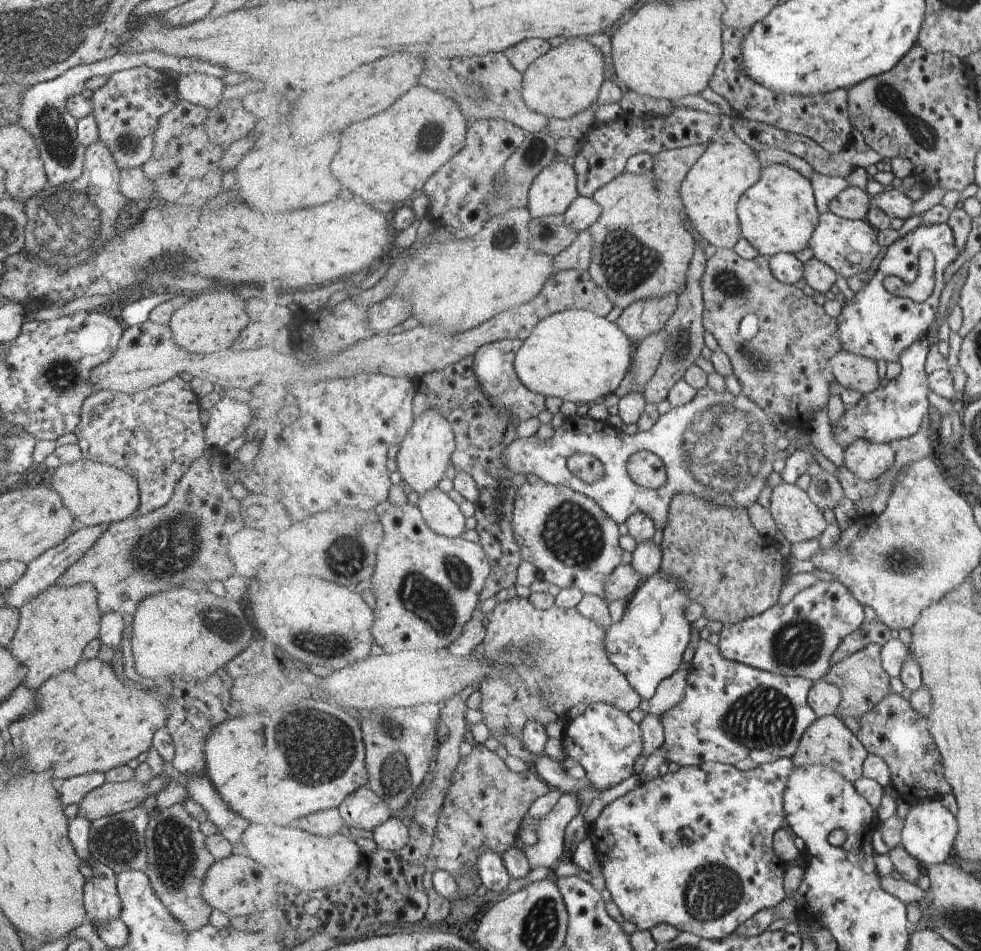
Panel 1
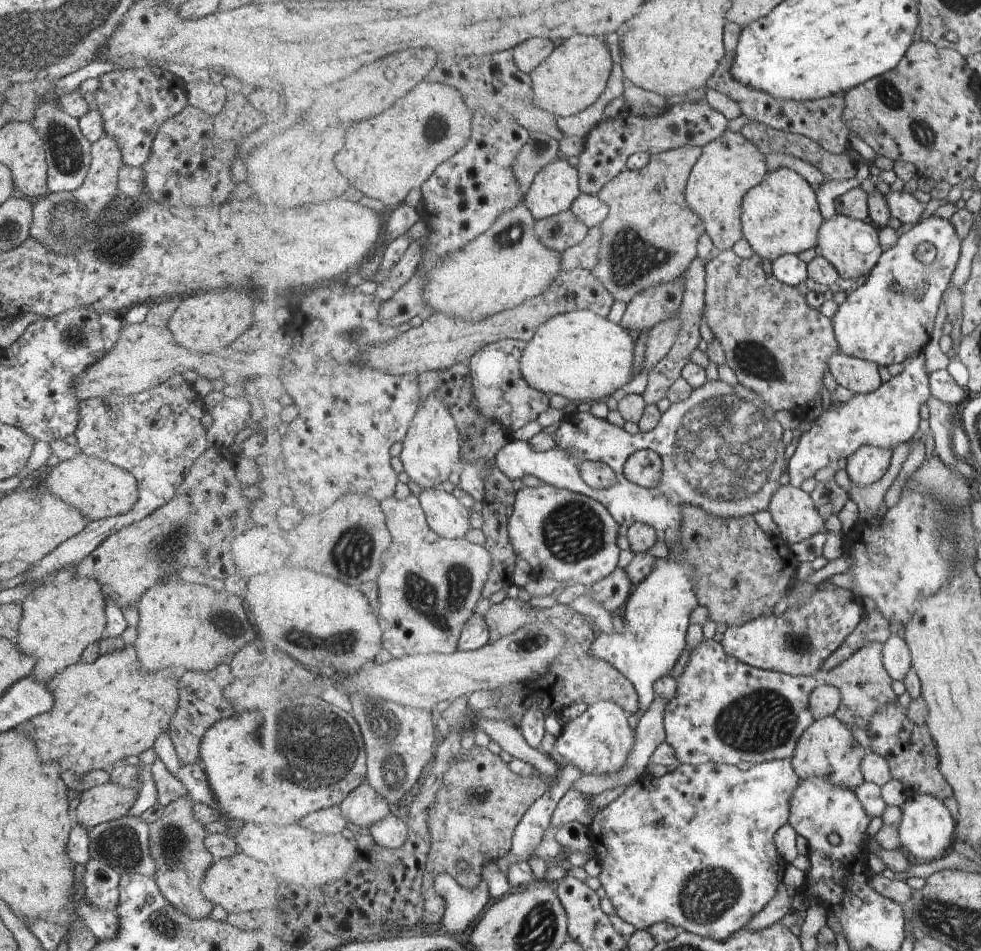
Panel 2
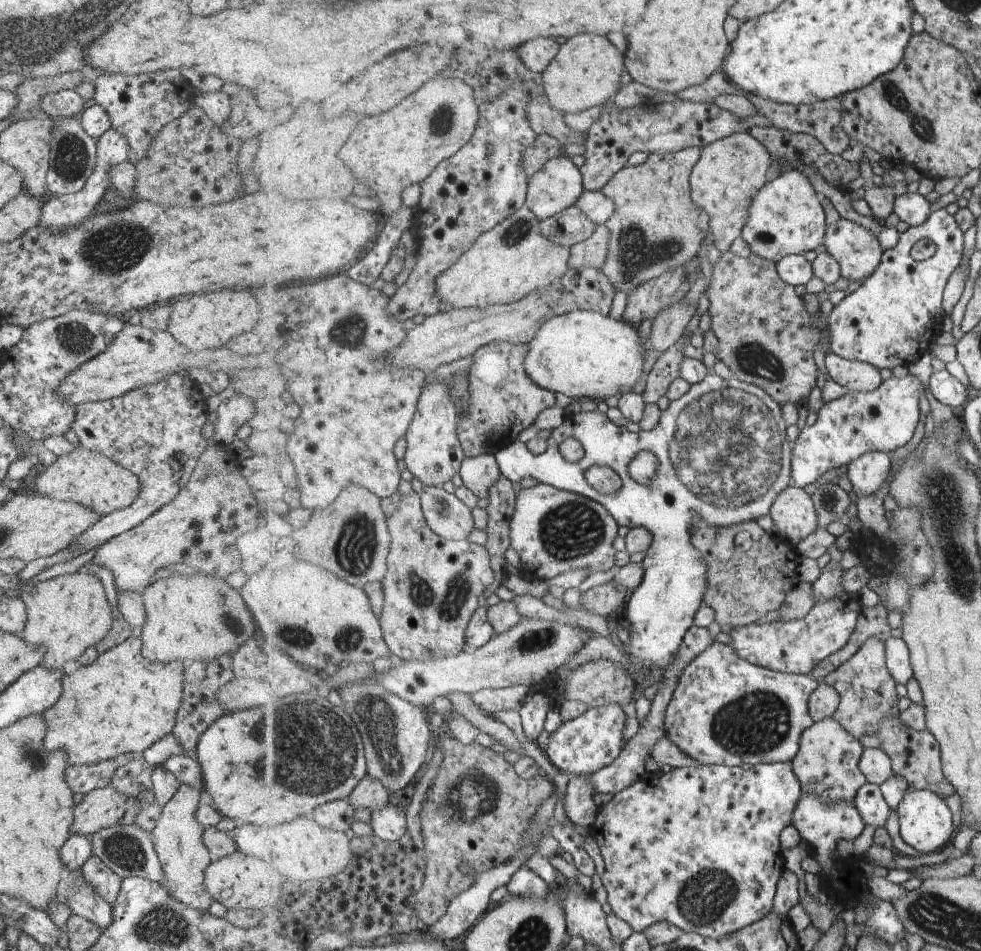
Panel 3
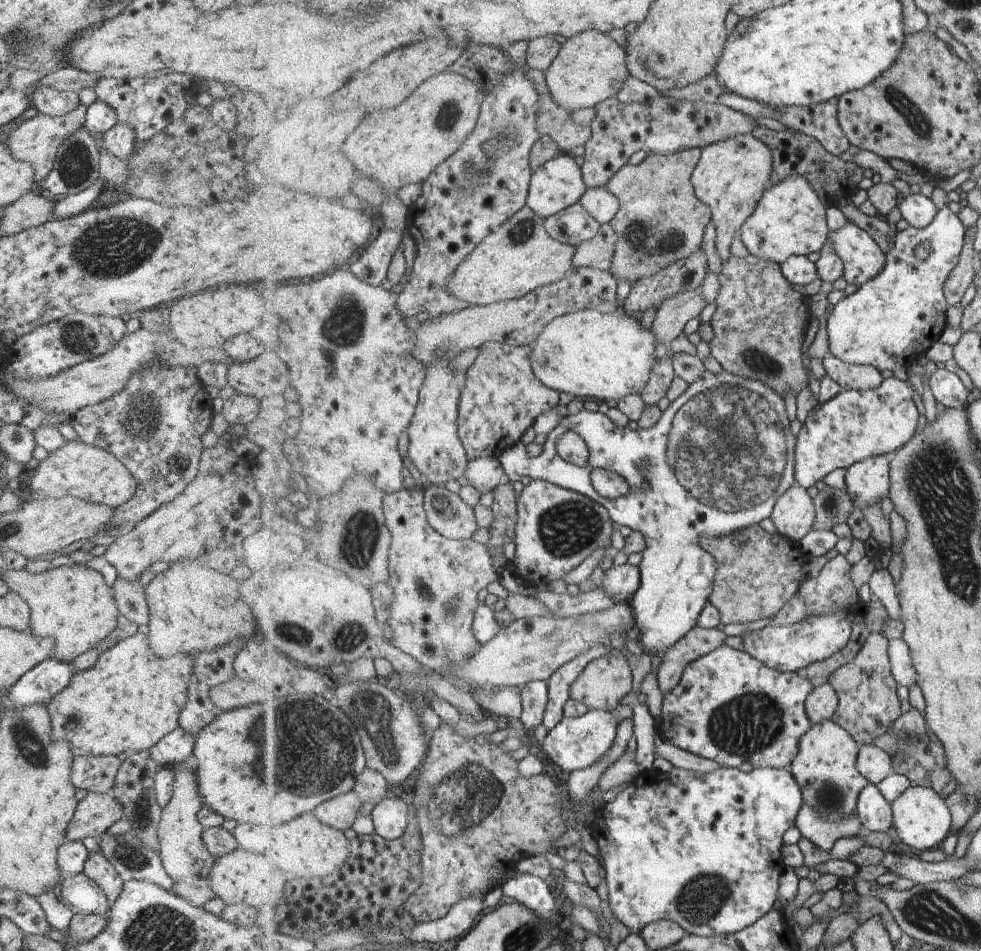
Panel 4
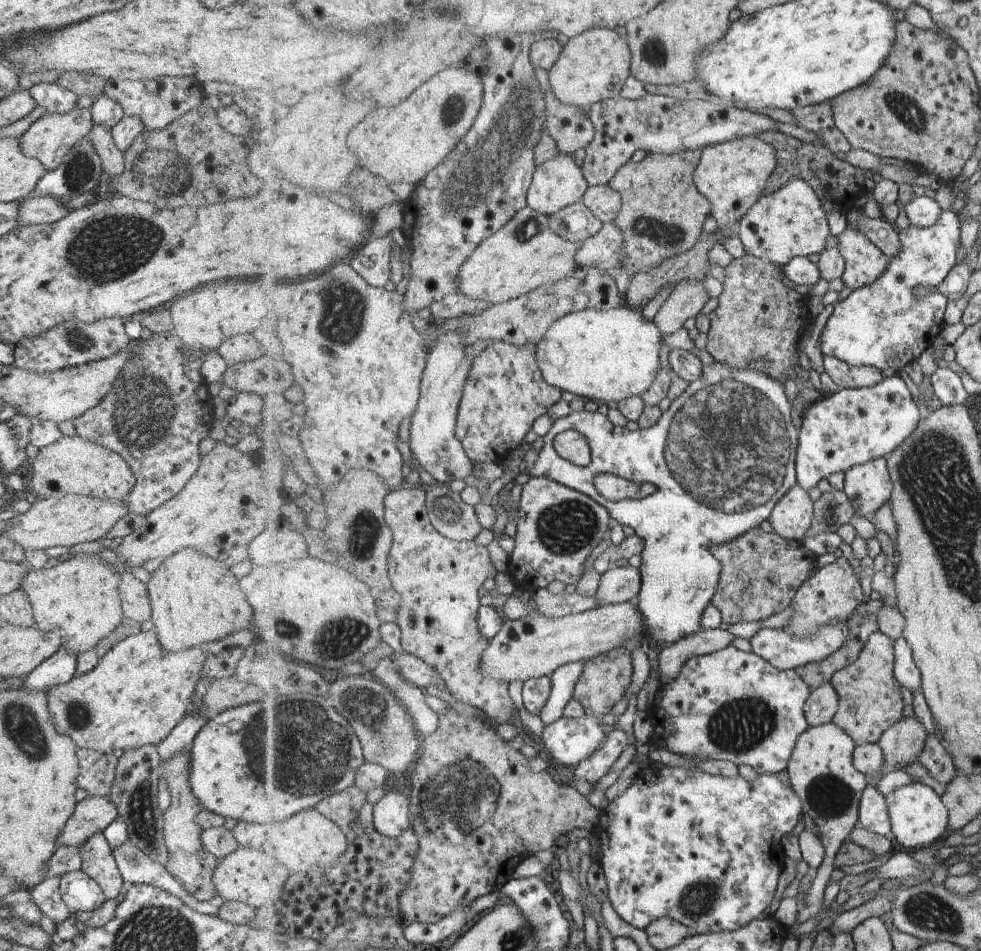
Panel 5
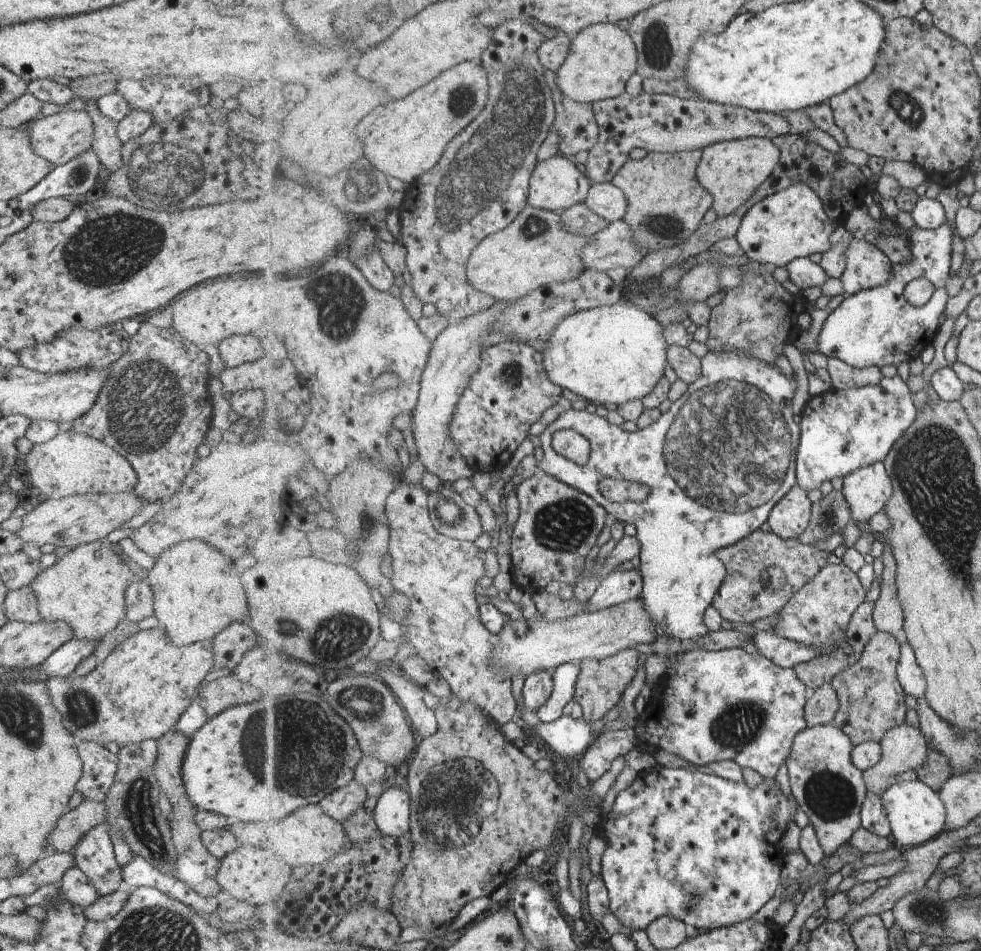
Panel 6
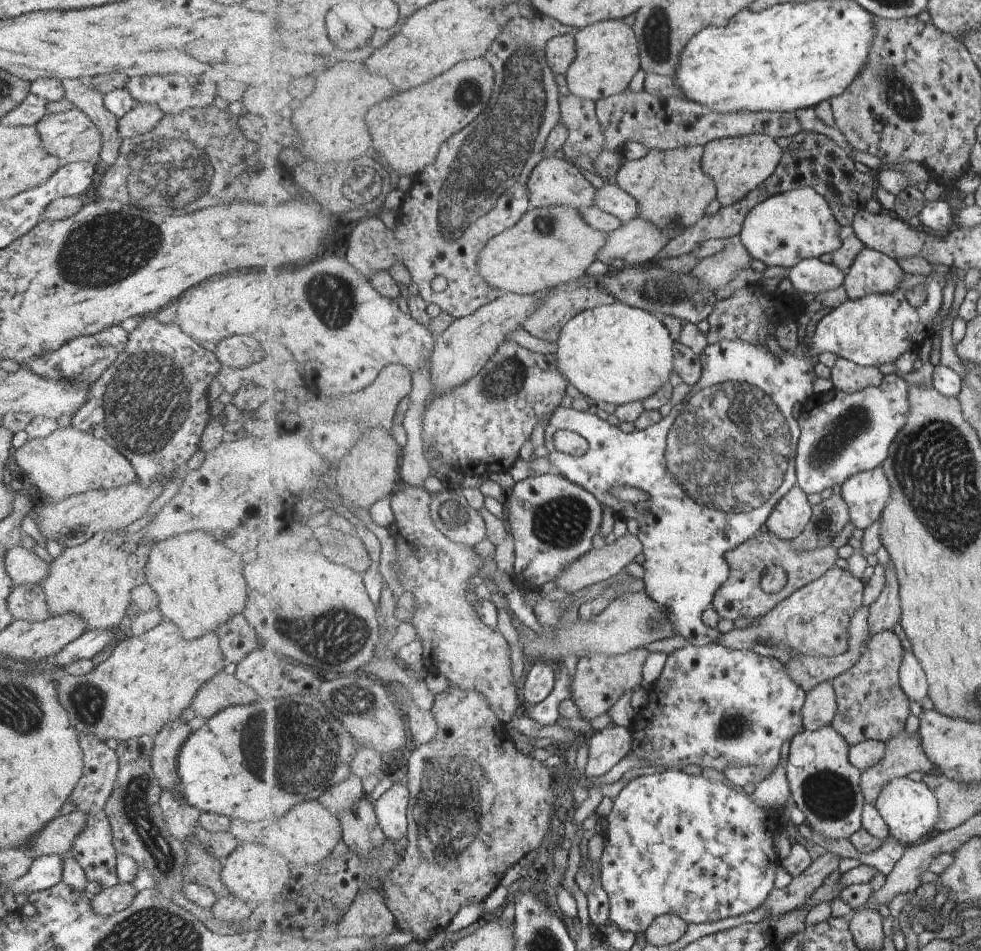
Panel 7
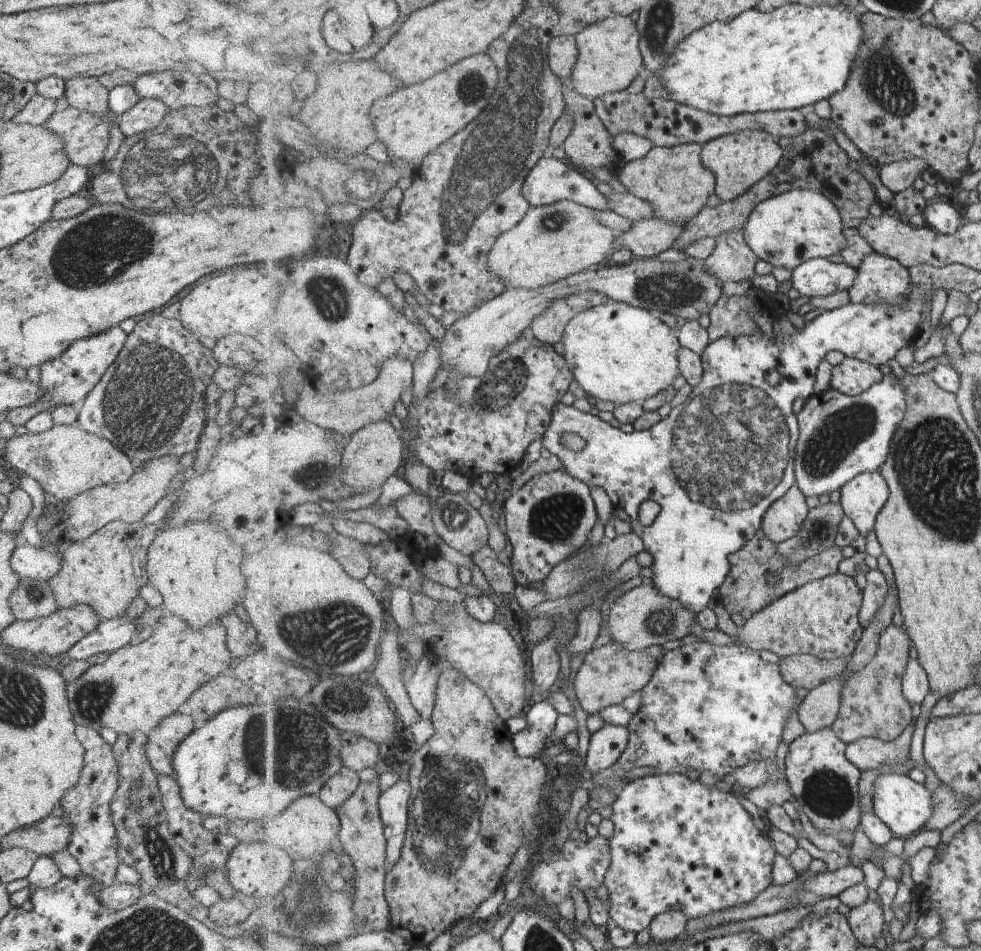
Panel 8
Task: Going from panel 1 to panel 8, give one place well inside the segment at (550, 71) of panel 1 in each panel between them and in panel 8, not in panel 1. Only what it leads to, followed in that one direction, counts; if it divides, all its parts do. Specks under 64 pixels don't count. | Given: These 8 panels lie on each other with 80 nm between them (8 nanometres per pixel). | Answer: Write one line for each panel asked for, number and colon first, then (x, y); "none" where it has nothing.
2: (576, 75)
3: (587, 71)
4: (591, 67)
5: (594, 66)
6: (603, 57)
7: (608, 56)
8: (610, 58)

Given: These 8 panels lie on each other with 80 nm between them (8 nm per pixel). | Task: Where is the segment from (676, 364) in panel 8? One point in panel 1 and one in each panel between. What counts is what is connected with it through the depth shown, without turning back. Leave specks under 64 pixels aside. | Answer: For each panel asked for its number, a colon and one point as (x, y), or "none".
1: (578, 356)
2: (585, 357)
3: (586, 355)
4: (595, 356)
5: (604, 356)
6: (614, 354)
7: (617, 354)

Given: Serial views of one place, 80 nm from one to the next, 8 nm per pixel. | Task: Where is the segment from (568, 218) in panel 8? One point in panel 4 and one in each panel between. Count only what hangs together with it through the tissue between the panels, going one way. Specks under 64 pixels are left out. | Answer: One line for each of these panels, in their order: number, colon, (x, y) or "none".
4: (520, 256)
5: (526, 253)
6: (535, 250)
7: (549, 247)

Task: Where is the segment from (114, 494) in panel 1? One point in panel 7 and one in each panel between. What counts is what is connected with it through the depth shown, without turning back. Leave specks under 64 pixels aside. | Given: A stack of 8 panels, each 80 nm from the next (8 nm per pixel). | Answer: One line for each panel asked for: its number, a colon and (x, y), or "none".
2: (98, 489)
3: (83, 476)
4: (76, 469)
5: (71, 465)
6: (70, 463)
7: (66, 462)

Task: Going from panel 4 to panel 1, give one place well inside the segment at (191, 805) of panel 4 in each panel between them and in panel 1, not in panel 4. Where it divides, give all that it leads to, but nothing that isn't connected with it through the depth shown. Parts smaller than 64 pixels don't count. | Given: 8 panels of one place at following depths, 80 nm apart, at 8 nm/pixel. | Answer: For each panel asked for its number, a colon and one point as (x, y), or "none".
1: (177, 861)
2: (176, 839)
3: (177, 837)

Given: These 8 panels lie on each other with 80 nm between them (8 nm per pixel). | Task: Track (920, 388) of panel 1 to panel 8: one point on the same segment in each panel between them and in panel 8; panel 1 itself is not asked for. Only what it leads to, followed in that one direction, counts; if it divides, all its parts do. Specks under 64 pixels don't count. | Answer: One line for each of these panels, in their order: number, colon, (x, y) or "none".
2: (889, 416)
3: (846, 428)
4: (857, 424)
5: (851, 427)
6: (844, 430)
7: (843, 434)
8: (841, 436)

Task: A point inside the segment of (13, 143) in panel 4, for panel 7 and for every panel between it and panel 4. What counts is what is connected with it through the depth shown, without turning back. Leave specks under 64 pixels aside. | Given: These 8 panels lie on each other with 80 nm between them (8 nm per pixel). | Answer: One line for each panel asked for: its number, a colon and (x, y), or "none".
5: (47, 139)
6: (59, 137)
7: (70, 136)

